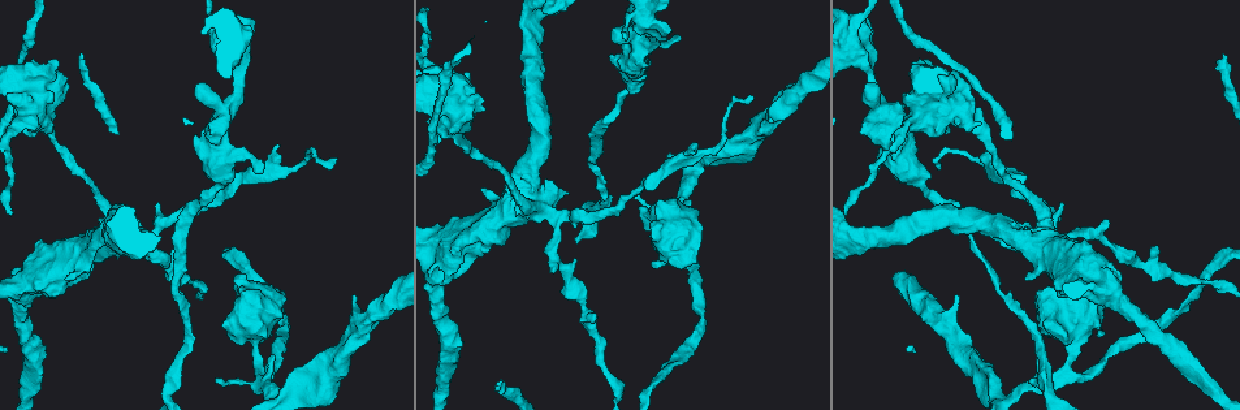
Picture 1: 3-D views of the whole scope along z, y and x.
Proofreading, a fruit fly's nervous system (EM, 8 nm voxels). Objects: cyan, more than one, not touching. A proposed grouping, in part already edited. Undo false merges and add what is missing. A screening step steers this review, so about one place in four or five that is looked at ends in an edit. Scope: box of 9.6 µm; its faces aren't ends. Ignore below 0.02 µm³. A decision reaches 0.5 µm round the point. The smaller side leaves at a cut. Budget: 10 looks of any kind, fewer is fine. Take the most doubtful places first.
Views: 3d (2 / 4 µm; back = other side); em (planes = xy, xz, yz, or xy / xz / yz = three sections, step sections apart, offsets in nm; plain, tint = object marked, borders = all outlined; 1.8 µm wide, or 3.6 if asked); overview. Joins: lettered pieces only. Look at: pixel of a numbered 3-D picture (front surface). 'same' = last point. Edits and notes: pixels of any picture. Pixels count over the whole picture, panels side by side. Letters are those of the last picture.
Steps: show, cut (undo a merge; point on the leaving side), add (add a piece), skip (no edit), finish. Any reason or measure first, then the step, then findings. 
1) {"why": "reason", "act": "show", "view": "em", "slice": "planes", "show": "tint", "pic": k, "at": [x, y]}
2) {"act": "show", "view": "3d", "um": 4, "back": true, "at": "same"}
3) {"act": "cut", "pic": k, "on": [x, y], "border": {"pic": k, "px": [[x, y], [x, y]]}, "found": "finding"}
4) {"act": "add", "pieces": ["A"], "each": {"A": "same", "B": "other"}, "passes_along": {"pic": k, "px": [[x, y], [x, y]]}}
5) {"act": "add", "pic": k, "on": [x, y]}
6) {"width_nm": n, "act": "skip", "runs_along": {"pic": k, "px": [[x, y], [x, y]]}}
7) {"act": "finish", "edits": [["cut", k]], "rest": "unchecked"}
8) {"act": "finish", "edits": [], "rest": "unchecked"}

{"why": "small branch off a trunk", "act": "show", "view": "3d", "um": 4, "pic": 1, "at": [1041, 223]}

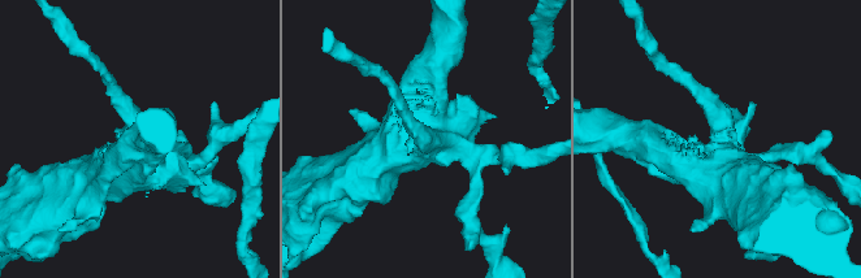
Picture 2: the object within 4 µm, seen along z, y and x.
{"why": "shape alone is not enough", "act": "show", "view": "em", "slice": "planes", "show": "tint", "pic": 2, "at": [426, 140]}

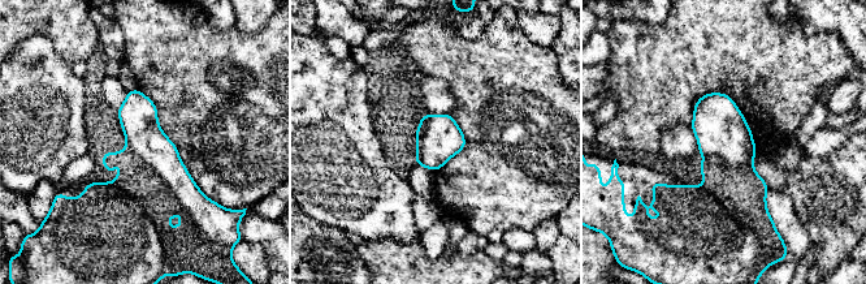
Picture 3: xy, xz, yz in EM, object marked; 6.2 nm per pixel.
{"why": "what lies round it", "act": "show", "view": "em", "slice": "planes", "show": "borders", "at": "same"}

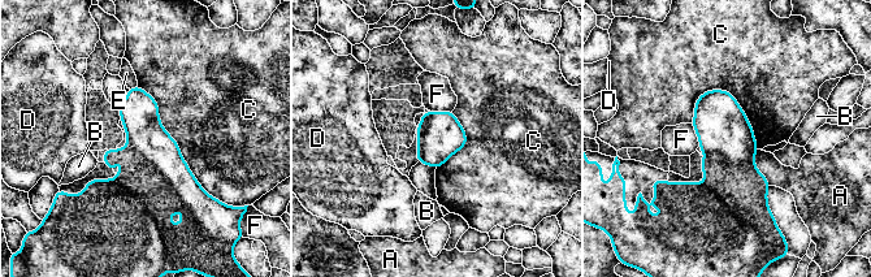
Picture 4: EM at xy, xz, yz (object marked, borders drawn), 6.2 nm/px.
{"width_nm": 280, "act": "cut", "pic": 4, "on": [151, 150], "each": {"A": "other", "B": "other", "C": "other", "D": "other", "E": "other", "F": "other"}, "part_leaving": {"pic": 4, "px": [[131, 91], [148, 145], [195, 200]]}, "found": "two cells meet here"}

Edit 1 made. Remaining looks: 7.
{"why": "three-way junction", "act": "show", "view": "em", "slice": "planes", "show": "borders", "pic": 1, "at": [261, 367]}

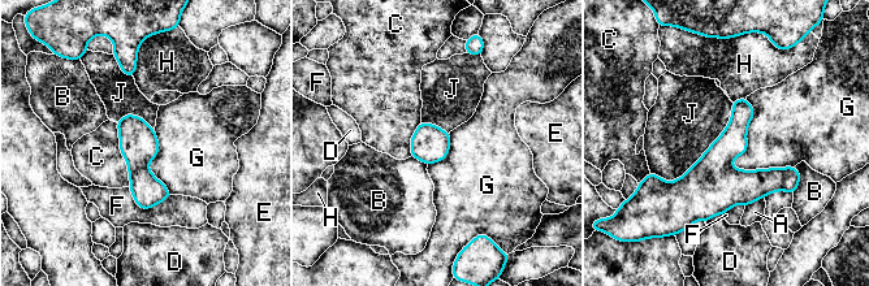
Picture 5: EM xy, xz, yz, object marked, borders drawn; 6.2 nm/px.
{"longest_contact_nm": ["J", 650], "act": "skip", "each": {"A": "other", "B": "other", "C": "other", "D": "other", "E": "other", "F": "other", "G": "other", "H": "other", "J": "other"}, "border": {"pic": 5, "px": [[733, 103], [682, 176], [651, 173]]}, "found": "all the same cell"}

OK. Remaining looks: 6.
{"why": "an open end", "act": "show", "view": "3d", "um": 4, "pic": 1, "at": [1222, 54]}

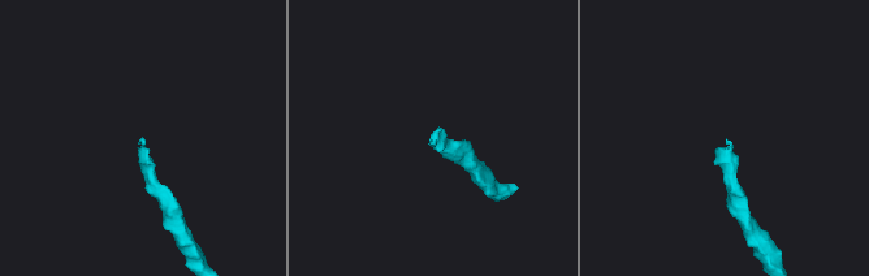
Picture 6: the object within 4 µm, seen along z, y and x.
{"why": "need the tissue", "act": "show", "view": "em", "slice": "planes", "show": "plain", "pic": 6, "at": [430, 140]}

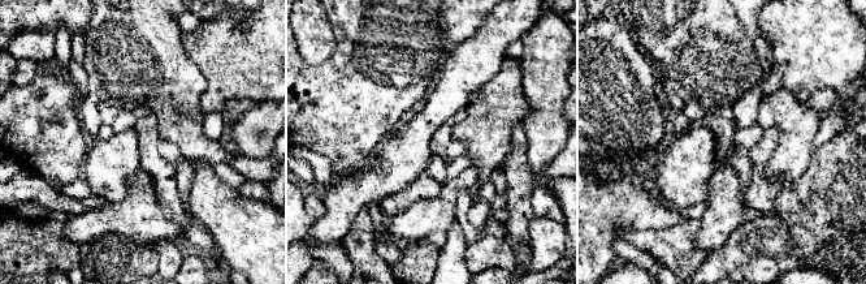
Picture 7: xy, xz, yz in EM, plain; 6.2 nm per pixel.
{"why": "see the neighbours", "act": "show", "view": "em", "slice": "planes", "show": "borders", "at": "same"}

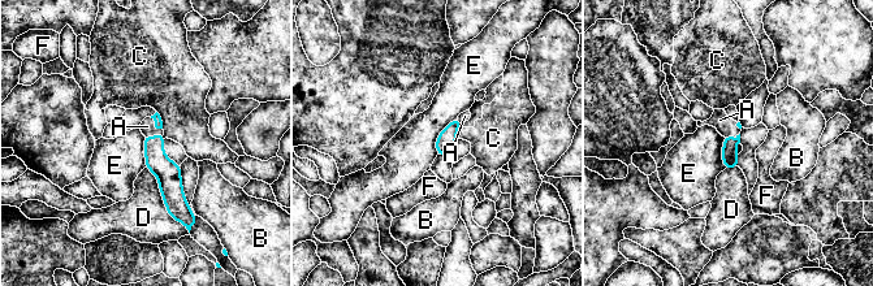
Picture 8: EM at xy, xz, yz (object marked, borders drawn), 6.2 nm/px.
{"act": "add", "pieces": ["A"], "each": {"A": "same", "B": "other", "C": "other", "D": "other", "E": "other", "F": "other"}, "passes_along": {"pic": 8, "px": [[168, 173], [154, 138], [147, 126]]}, "found": "the cell continues"}

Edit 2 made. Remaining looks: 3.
{"why": "sudden change in width", "act": "show", "view": "em", "slice": "yz", "step": 16, "show": "tint", "pic": 1, "at": [645, 19]}

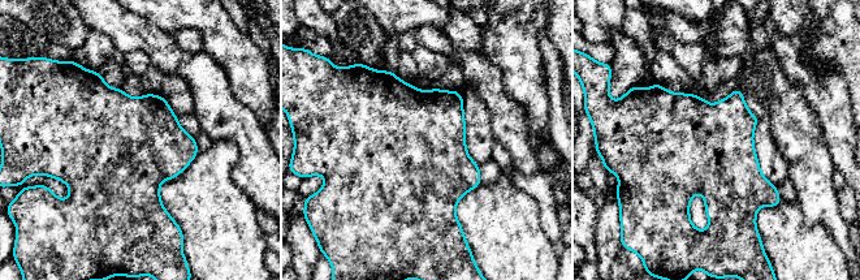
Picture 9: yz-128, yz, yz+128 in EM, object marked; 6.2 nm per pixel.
{"act": "show", "view": "em", "slice": "planes", "show": "tint", "at": "same"}

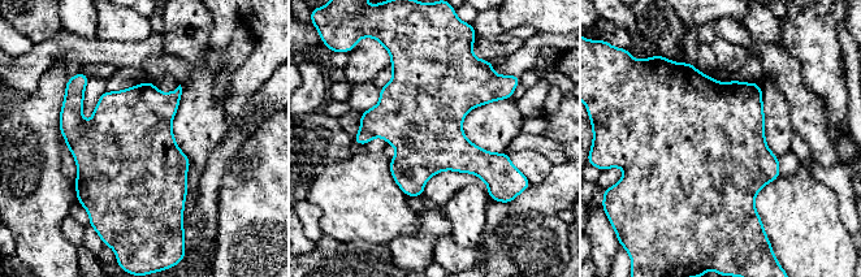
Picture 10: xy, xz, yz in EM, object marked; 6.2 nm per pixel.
{"act": "show", "view": "em", "slice": "planes", "show": "borders", "at": "same"}

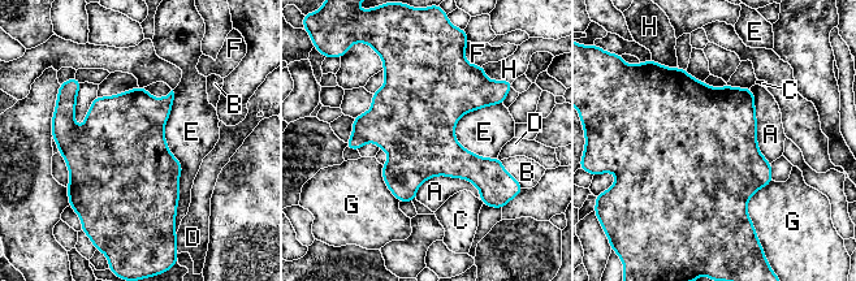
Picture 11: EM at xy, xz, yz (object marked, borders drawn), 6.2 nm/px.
{"width_nm": 500, "act": "skip", "each": {"A": "other", "B": "other", "C": "other", "D": "other", "E": "other", "F": "other", "G": "other", "H": "other"}, "border": {"pic": 11, "px": [[172, 90], [176, 221]]}, "found": "one cell here"}

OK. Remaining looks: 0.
{"act": "finish", "edits": [["cut", 4], ["add", 8]], "rest": "unchecked"}

